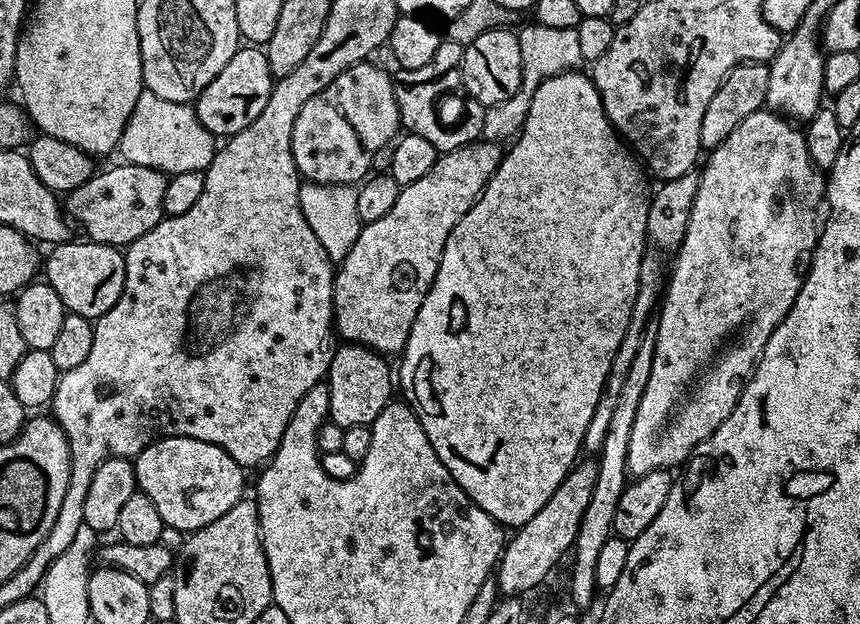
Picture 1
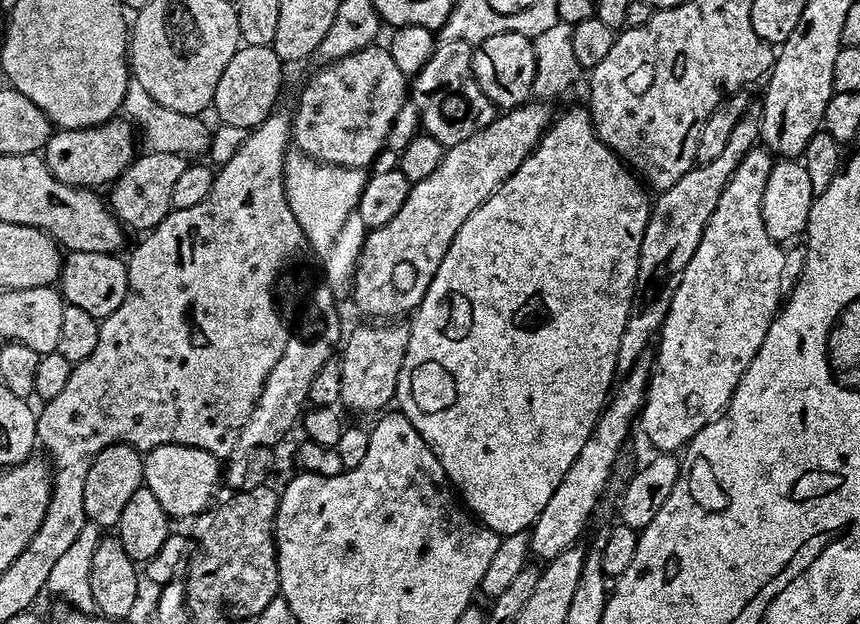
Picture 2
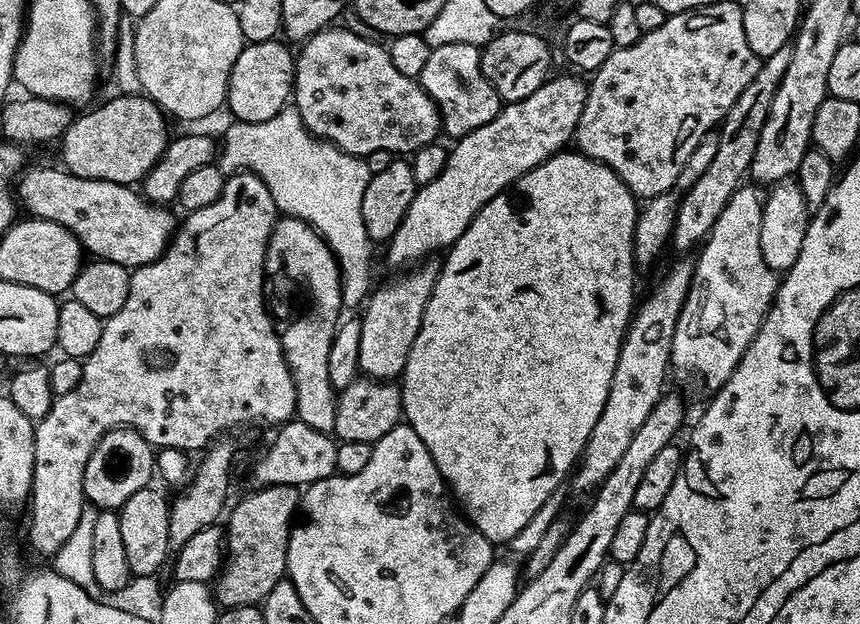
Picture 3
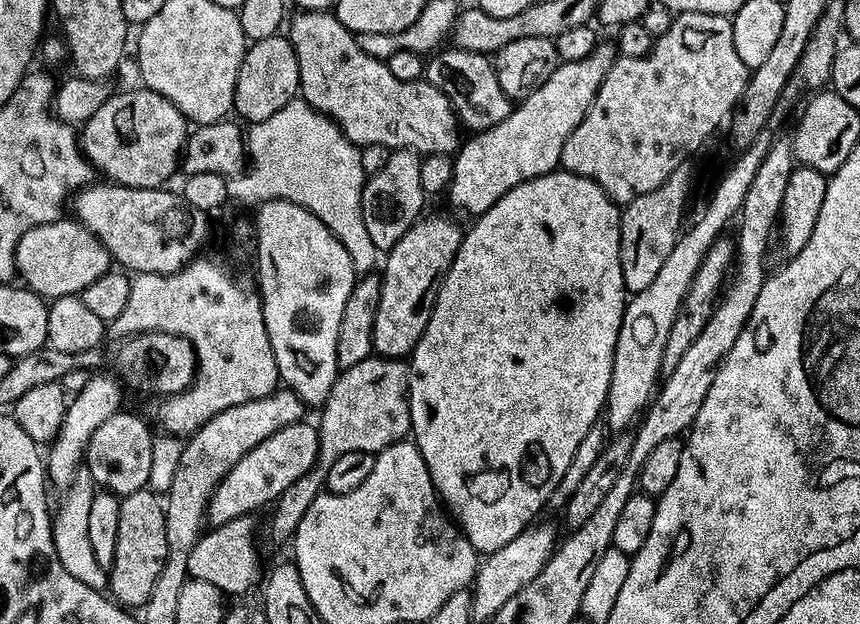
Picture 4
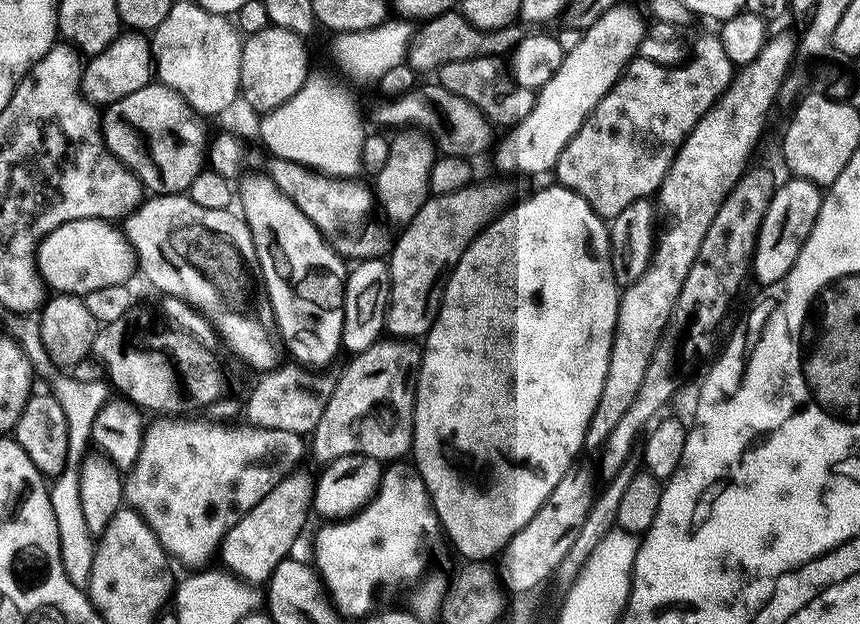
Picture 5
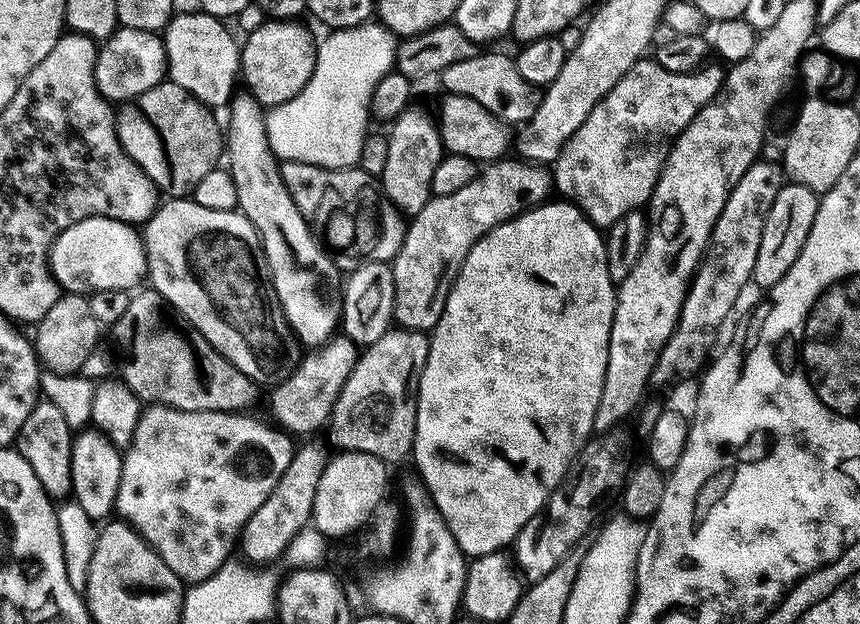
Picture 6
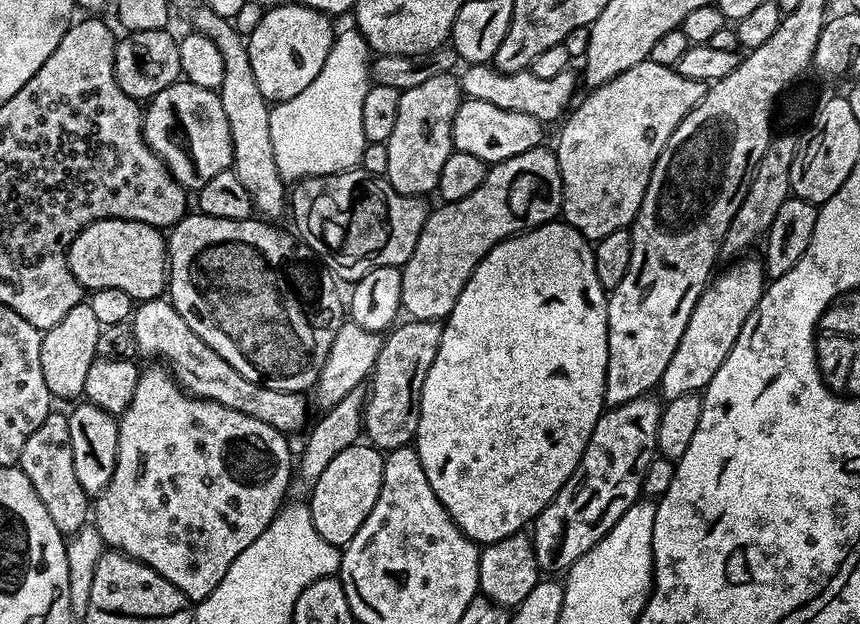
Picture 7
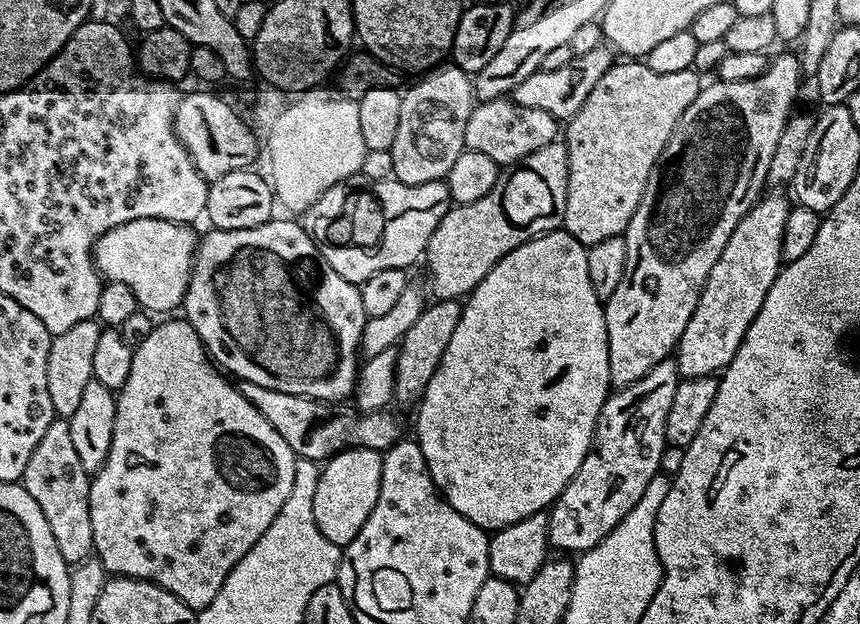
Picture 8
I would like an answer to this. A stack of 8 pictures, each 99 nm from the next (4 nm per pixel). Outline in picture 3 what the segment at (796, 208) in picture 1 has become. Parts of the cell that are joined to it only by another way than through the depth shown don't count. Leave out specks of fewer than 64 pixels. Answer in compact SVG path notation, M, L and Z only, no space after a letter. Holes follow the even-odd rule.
M741 186L726 202L722 214L708 231L700 257L695 257L692 270L690 290L686 294L686 302L678 314L678 326L674 326L672 339L672 362L674 376L684 384L693 384L696 388L705 388L708 394L714 394L728 381L730 374L737 370L738 362L744 351L752 345L753 340L761 332L760 327L766 318L772 299L776 297L778 287L777 273L772 271L762 258L759 249L759 224L761 201L757 198L755 187Z

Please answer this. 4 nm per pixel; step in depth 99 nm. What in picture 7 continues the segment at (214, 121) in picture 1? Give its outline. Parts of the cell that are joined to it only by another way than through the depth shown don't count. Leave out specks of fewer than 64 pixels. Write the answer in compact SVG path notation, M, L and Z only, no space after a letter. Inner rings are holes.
M299 2L275 5L274 10L265 11L262 22L254 26L252 35L247 37L246 43L250 54L250 66L254 66L254 78L258 82L258 90L269 102L289 100L298 95L322 70L322 62L326 62L326 54L330 54L330 46L334 39L333 21L325 18L318 10L308 11Z

